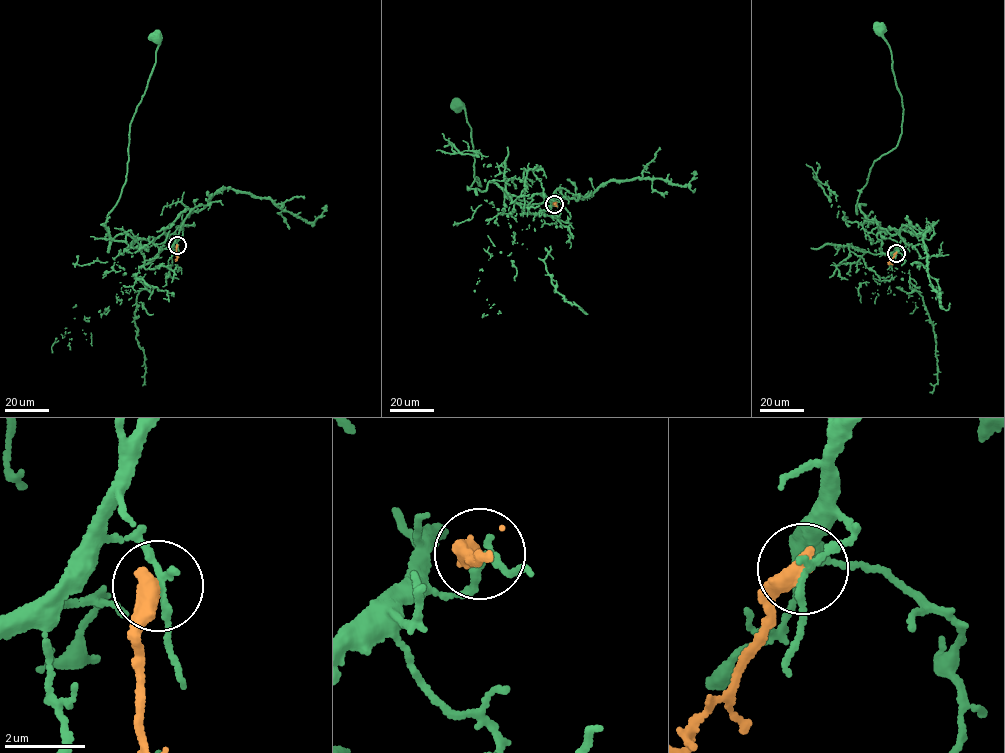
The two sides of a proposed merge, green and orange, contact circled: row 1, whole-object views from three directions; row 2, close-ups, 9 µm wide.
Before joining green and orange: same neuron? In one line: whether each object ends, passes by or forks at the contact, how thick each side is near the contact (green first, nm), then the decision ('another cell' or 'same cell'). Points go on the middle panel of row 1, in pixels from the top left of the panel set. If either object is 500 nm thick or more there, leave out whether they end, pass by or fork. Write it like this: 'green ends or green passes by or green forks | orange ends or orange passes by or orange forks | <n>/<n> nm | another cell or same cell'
150/500 nm | another cell

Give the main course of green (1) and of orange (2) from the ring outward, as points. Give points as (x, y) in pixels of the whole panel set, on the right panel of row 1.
1: (896, 253), (881, 252), (877, 234), (887, 231), (857, 202), (873, 161), (902, 132), (902, 97), (877, 28)
2: (896, 252), (889, 263), (893, 264)

